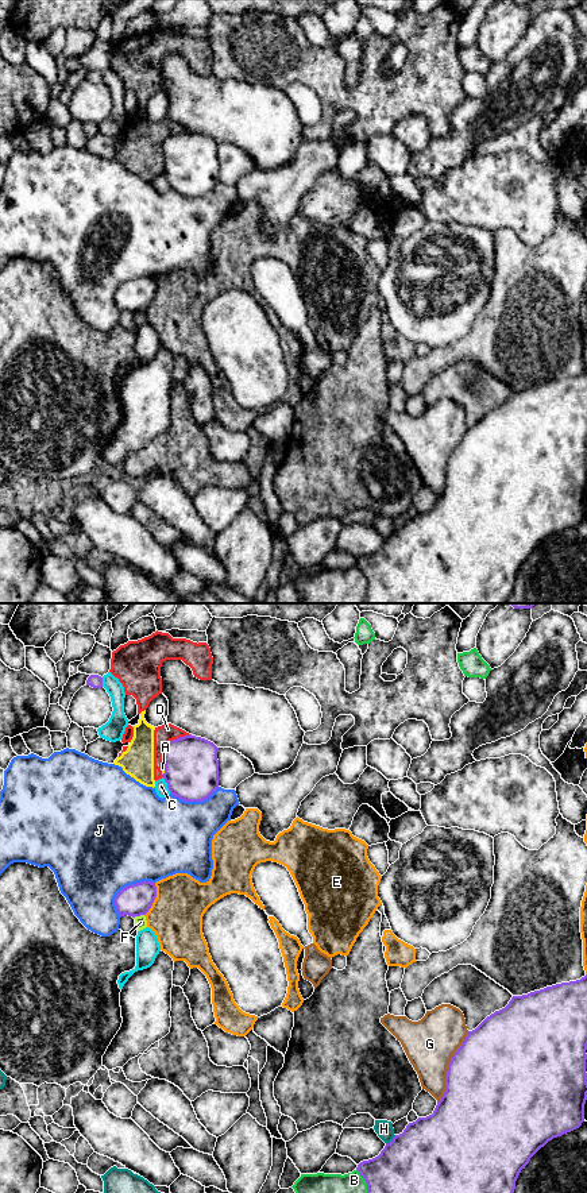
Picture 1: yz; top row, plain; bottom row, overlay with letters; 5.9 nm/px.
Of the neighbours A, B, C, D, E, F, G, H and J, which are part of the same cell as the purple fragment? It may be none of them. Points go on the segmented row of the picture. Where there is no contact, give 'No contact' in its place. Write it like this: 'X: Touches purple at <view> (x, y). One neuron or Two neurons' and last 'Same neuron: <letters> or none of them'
A: Touches purple at yz (165, 765). Two neurons
B: Touches purple at yz (365, 1180). Two neurons
C: Touches purple at yz (168, 786). Two neurons
D: Touches purple at yz (173, 740). Two neurons
E: Touches purple at yz (154, 899). Two neurons
F: Touches purple at yz (138, 915). Two neurons
G: Touches purple at yz (448, 1066). Two neurons
H: Touches purple at yz (392, 1141). Two neurons
J: Touches purple at yz (126, 887). Two neurons
Same neuron: none of them

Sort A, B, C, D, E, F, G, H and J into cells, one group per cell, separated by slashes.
A D / B / C H / E / F / G / J

